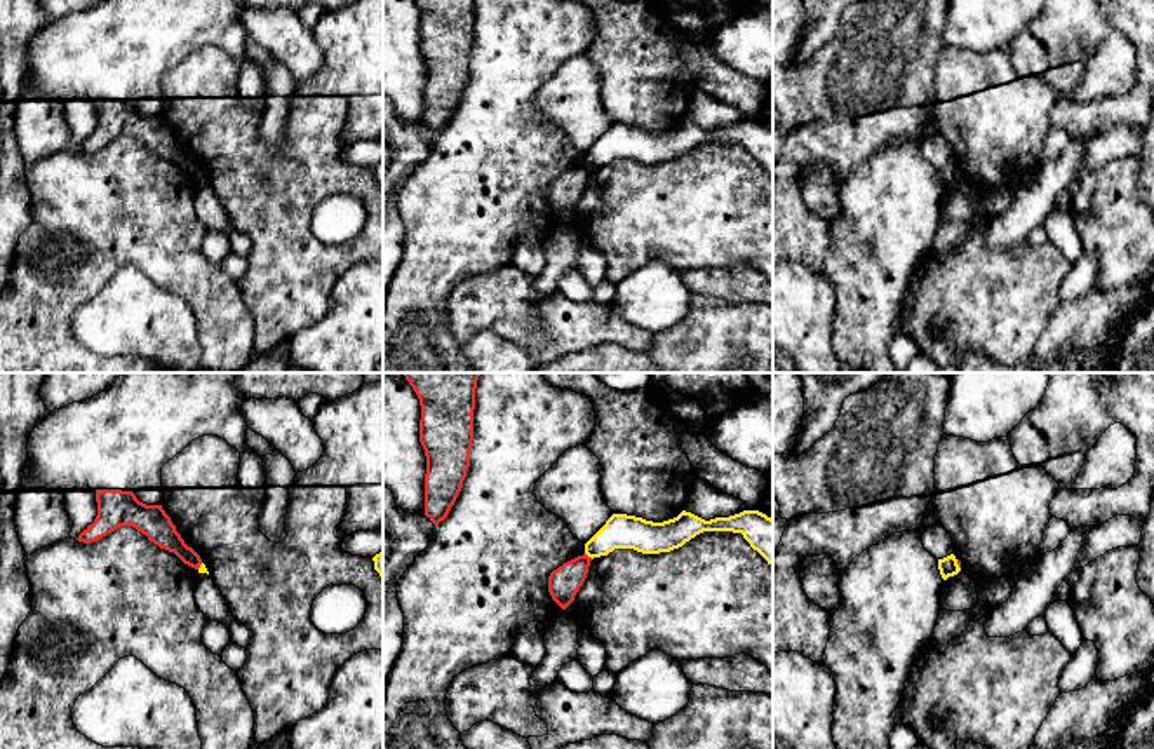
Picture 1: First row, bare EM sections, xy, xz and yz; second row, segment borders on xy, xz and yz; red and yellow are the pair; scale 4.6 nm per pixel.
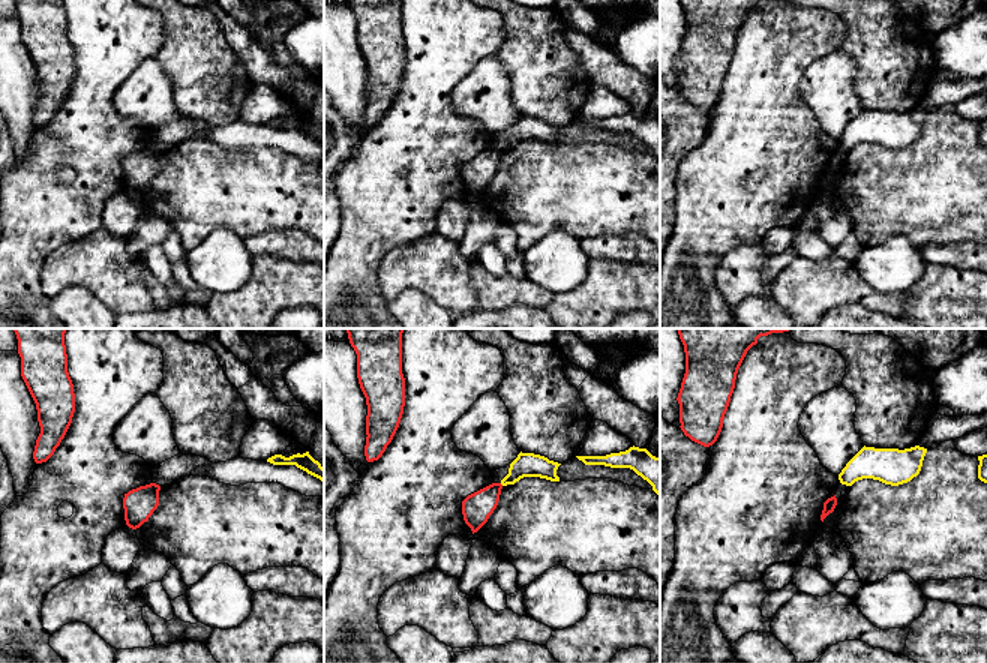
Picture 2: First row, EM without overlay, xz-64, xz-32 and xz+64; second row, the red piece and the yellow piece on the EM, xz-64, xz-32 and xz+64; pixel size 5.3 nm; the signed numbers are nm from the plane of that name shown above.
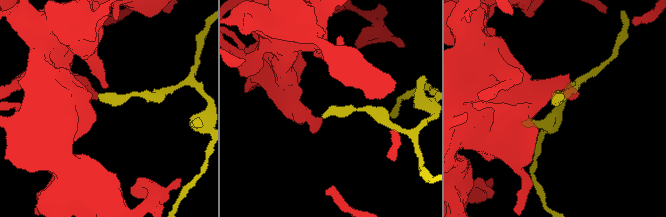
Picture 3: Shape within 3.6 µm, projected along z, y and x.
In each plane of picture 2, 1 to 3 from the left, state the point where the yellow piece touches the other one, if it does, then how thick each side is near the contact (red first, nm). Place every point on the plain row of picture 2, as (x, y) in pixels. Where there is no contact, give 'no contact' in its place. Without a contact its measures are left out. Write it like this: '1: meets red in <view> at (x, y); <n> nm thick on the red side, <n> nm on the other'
1: no contact
2: no contact
3: no contact

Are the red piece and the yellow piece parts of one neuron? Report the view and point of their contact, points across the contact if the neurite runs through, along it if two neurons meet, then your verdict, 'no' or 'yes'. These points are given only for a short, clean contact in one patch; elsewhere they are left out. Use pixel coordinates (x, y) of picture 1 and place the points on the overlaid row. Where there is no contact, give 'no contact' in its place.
xz (587, 556) | along xz (585, 553), (592, 558) | no

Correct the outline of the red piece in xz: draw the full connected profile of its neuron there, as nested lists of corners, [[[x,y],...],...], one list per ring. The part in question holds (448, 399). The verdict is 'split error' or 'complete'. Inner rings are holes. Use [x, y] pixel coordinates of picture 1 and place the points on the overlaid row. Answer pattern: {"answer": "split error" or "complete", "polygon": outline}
{"answer": "complete", "polygon": [[[404,373],[421,406],[419,442],[426,456],[425,516],[437,526],[454,505],[473,441],[480,373]]]}

